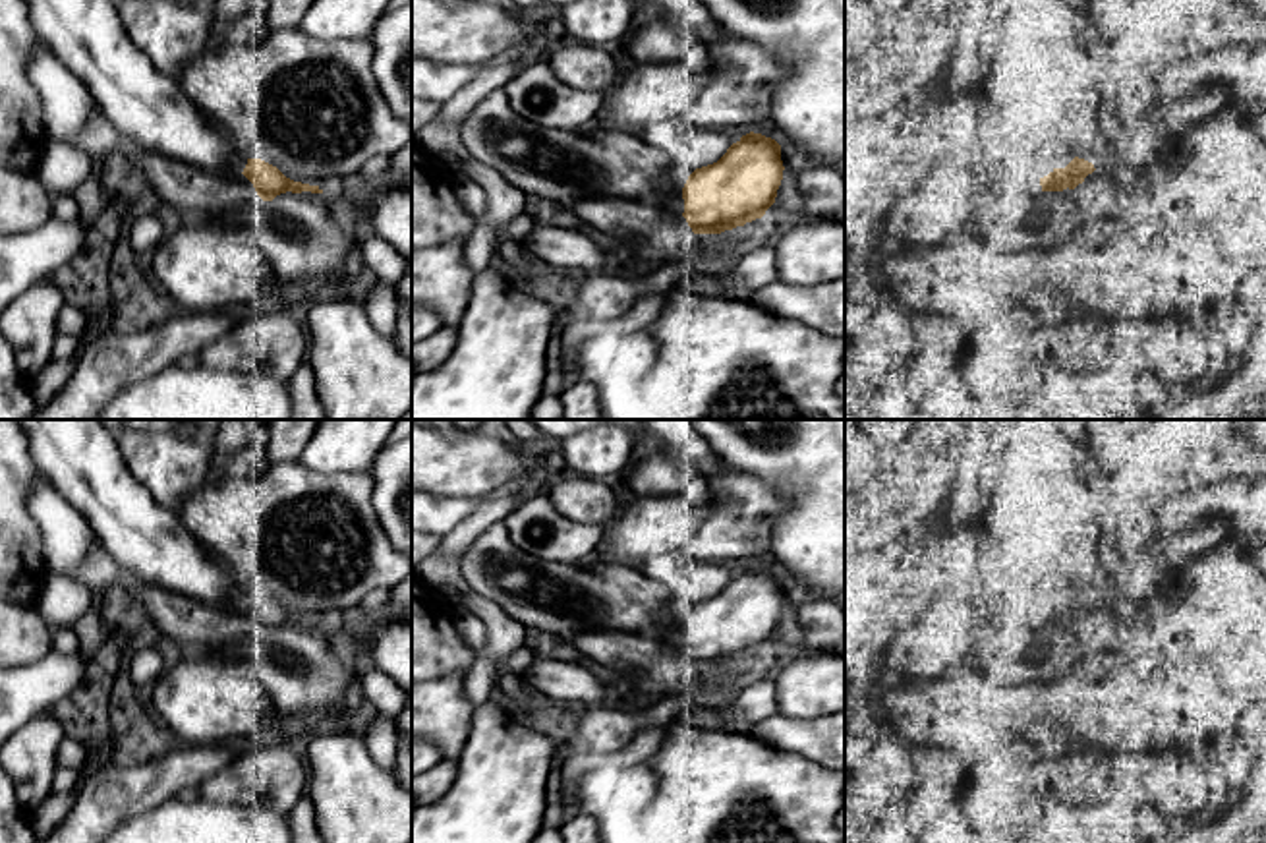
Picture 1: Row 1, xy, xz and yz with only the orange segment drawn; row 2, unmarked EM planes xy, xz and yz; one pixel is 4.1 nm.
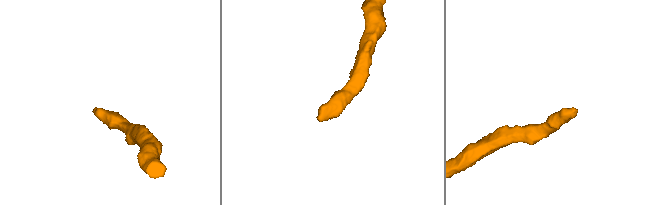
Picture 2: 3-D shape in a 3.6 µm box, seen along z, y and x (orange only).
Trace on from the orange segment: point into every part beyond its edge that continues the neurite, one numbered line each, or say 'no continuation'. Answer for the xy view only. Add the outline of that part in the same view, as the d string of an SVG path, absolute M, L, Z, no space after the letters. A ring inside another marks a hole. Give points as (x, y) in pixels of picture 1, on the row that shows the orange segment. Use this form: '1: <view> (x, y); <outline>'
1: xy (147, 107); M25 0L25 4L41 43L87 87L126 143L213 172L244 172L247 157L230 135L131 43L116 0Z

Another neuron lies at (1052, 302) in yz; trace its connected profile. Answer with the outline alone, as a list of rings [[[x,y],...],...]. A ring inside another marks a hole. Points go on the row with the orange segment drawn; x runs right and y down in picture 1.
[[[1046,284],[1032,305],[1032,315],[1040,319],[1065,321],[1079,311],[1080,304],[1077,296],[1071,294],[1067,288],[1055,284]]]

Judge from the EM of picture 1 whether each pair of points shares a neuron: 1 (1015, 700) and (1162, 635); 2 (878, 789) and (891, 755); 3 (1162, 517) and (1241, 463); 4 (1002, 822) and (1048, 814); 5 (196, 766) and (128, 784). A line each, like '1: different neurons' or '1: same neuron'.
1: same neuron
2: same neuron
3: different neurons
4: same neuron
5: same neuron

